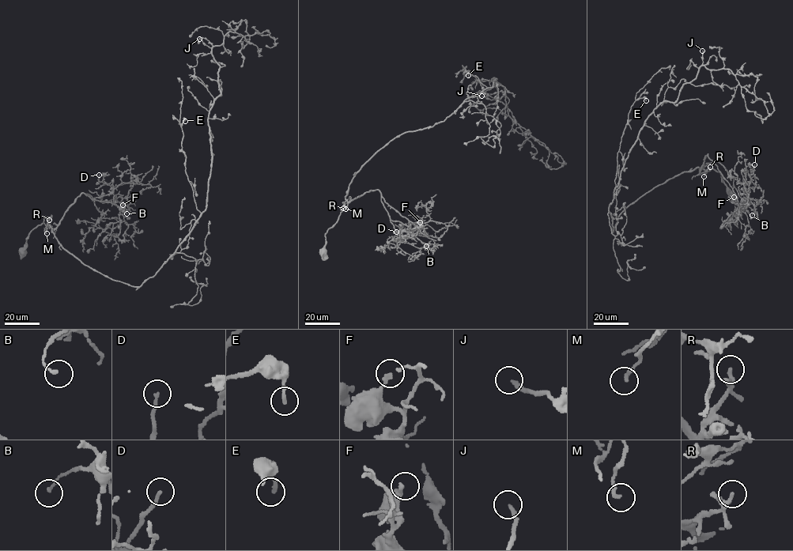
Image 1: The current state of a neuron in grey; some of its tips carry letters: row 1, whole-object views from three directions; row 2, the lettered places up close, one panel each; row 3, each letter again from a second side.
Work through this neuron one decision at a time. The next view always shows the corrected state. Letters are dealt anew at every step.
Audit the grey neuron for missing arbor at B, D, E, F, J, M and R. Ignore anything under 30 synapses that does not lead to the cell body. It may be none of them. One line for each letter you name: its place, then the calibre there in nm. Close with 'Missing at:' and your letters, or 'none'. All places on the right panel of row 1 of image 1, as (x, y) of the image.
Missing at: none

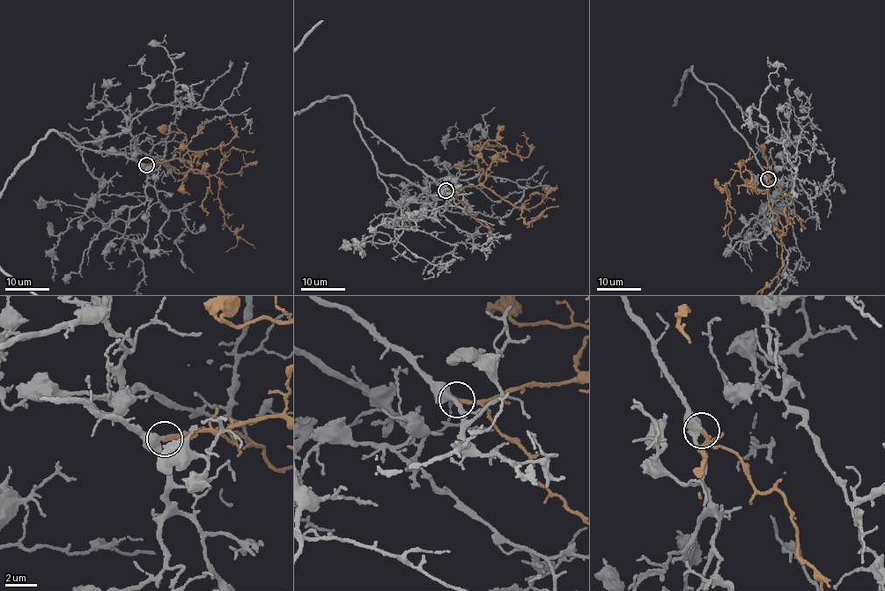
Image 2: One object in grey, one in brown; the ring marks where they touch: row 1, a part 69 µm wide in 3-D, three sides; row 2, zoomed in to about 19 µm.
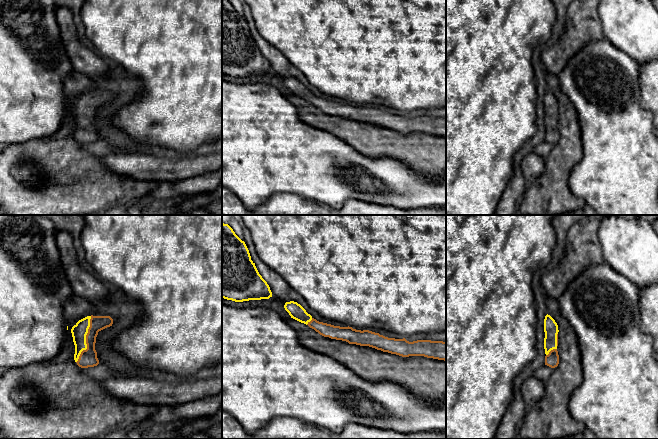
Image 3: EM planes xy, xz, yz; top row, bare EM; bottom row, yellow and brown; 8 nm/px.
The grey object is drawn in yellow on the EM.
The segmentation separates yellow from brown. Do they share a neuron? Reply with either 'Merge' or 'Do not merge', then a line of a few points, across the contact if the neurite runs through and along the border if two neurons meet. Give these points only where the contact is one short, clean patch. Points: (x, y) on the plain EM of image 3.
Merge. Line: xy (79, 107), (85, 116), (86, 132), (88, 134)

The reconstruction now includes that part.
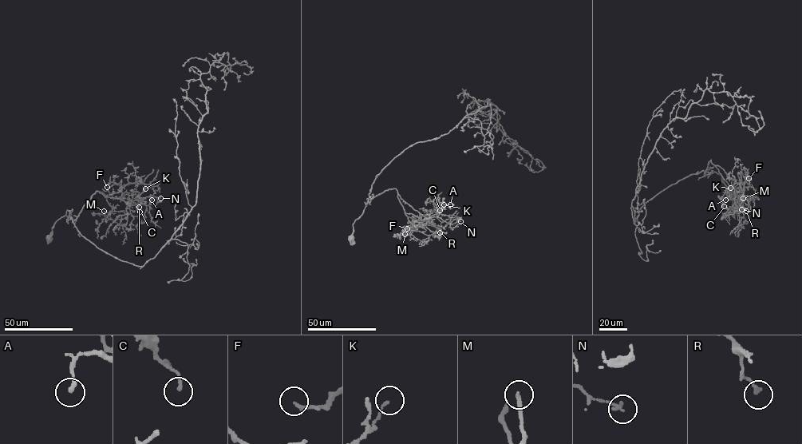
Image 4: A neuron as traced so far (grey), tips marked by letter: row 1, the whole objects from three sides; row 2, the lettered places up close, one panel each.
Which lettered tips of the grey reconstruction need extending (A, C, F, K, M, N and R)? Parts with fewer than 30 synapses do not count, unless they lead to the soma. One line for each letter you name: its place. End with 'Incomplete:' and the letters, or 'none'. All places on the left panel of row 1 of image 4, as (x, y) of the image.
F: Place: (107, 187)
M: Place: (104, 211)
Incomplete: F, M

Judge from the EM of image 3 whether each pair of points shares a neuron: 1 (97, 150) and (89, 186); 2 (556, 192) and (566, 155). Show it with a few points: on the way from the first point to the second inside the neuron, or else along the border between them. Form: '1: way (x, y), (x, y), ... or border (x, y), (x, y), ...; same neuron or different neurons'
1: border (82, 144), (88, 151), (101, 157); different neurons
2: way (556, 183), (558, 164); same neuron

